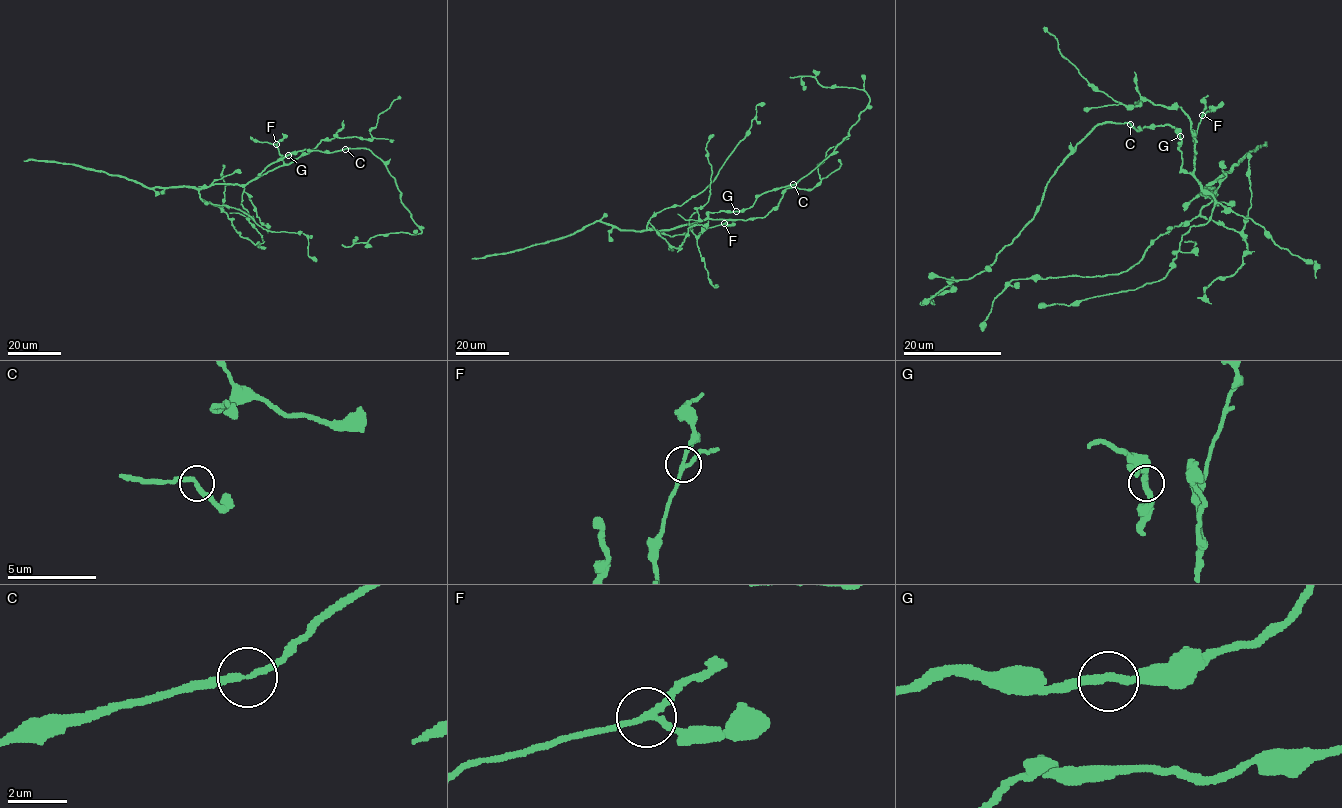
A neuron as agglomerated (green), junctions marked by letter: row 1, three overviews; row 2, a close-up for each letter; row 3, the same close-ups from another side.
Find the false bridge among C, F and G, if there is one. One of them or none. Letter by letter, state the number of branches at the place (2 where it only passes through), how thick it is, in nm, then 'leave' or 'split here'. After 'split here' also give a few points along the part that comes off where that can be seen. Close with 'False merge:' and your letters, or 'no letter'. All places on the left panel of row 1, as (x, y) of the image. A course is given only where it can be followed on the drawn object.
C: 2 | 200 nm | leave
F: 3 | 200 nm | leave
G: 2 | 320 nm | leave
False merge: no letter

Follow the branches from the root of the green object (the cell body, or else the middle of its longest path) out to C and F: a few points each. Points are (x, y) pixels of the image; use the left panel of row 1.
C: (288, 154), (305, 149), (335, 152), (346, 148)
F: (288, 154), (271, 163), (260, 175), (283, 164), (276, 144)

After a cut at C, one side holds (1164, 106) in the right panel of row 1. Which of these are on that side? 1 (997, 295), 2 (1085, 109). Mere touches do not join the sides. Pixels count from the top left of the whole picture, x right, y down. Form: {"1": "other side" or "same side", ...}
{"1": "same side", "2": "same side"}

